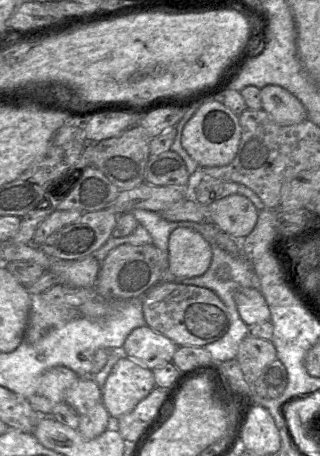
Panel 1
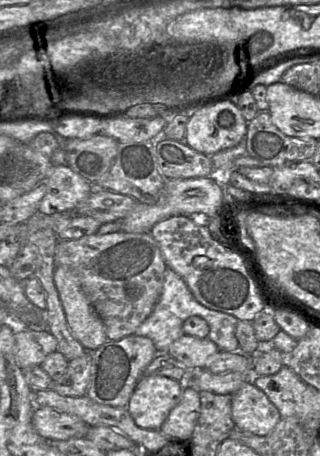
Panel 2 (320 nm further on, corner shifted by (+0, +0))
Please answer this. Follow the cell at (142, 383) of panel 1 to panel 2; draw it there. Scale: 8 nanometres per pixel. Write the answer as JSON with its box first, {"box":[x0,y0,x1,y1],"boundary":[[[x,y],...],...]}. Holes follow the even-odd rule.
{"box":[126,375,182,430],"boundary":[[[160,375],[141,376],[126,408],[137,426],[159,430],[170,411],[180,402],[182,391],[182,385],[175,379]]]}

